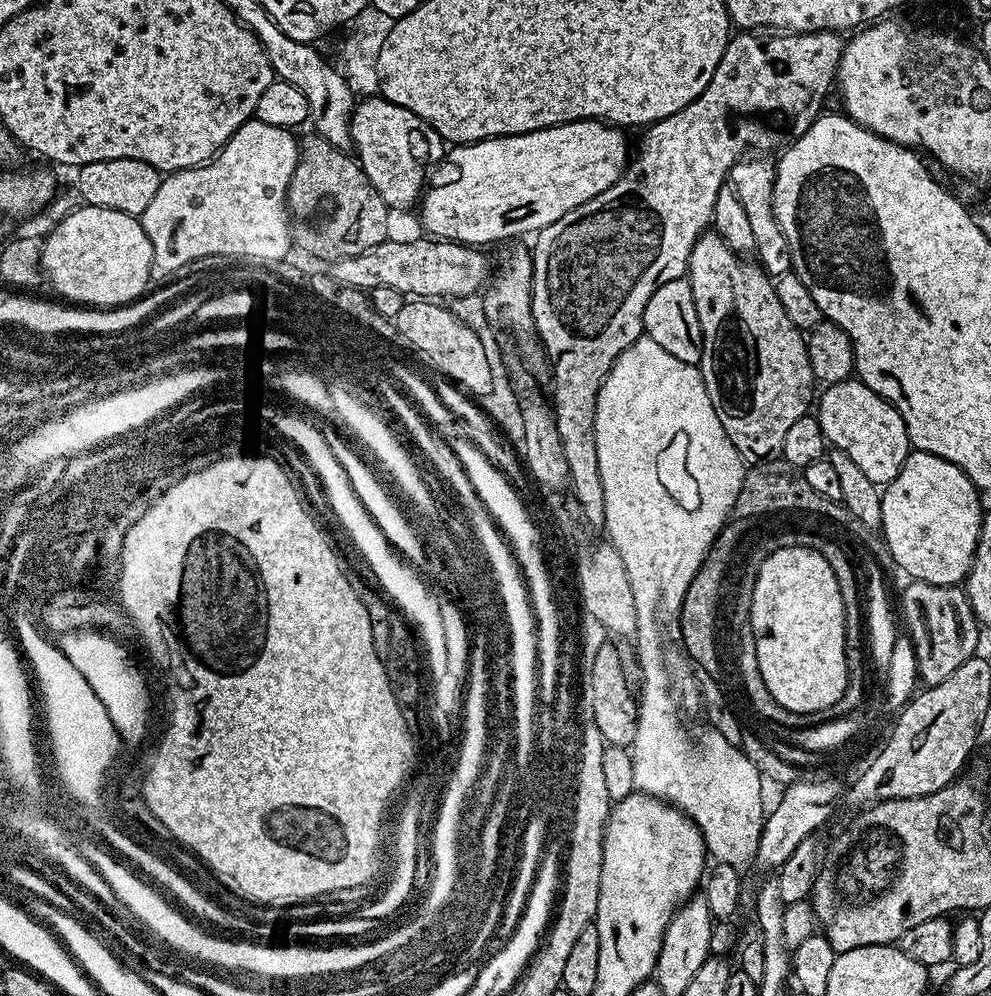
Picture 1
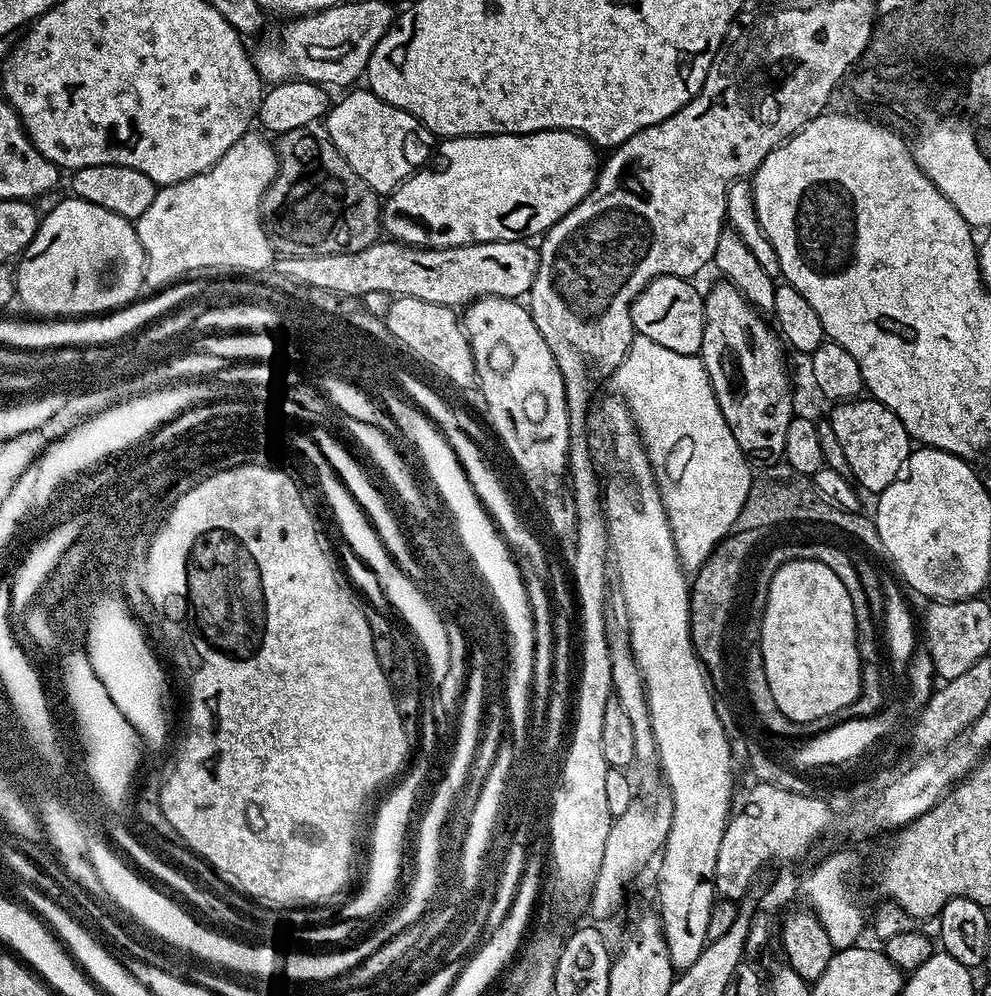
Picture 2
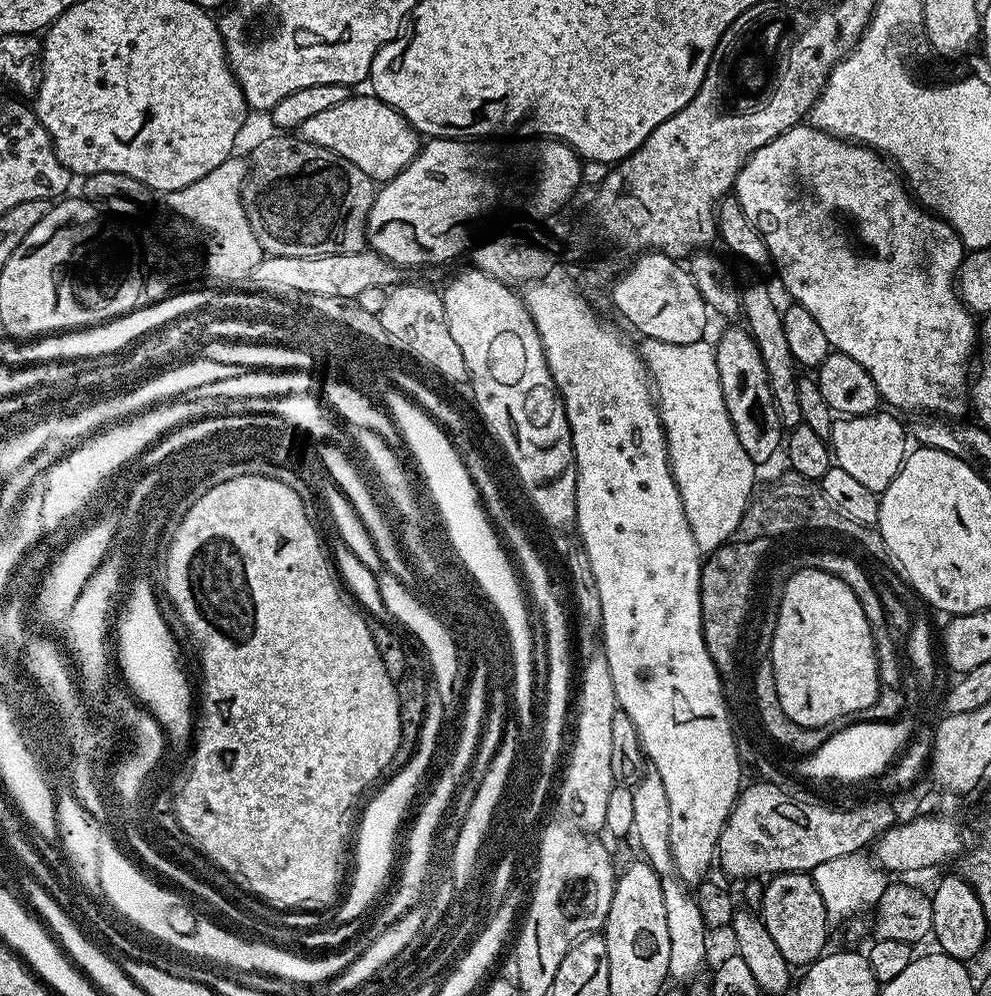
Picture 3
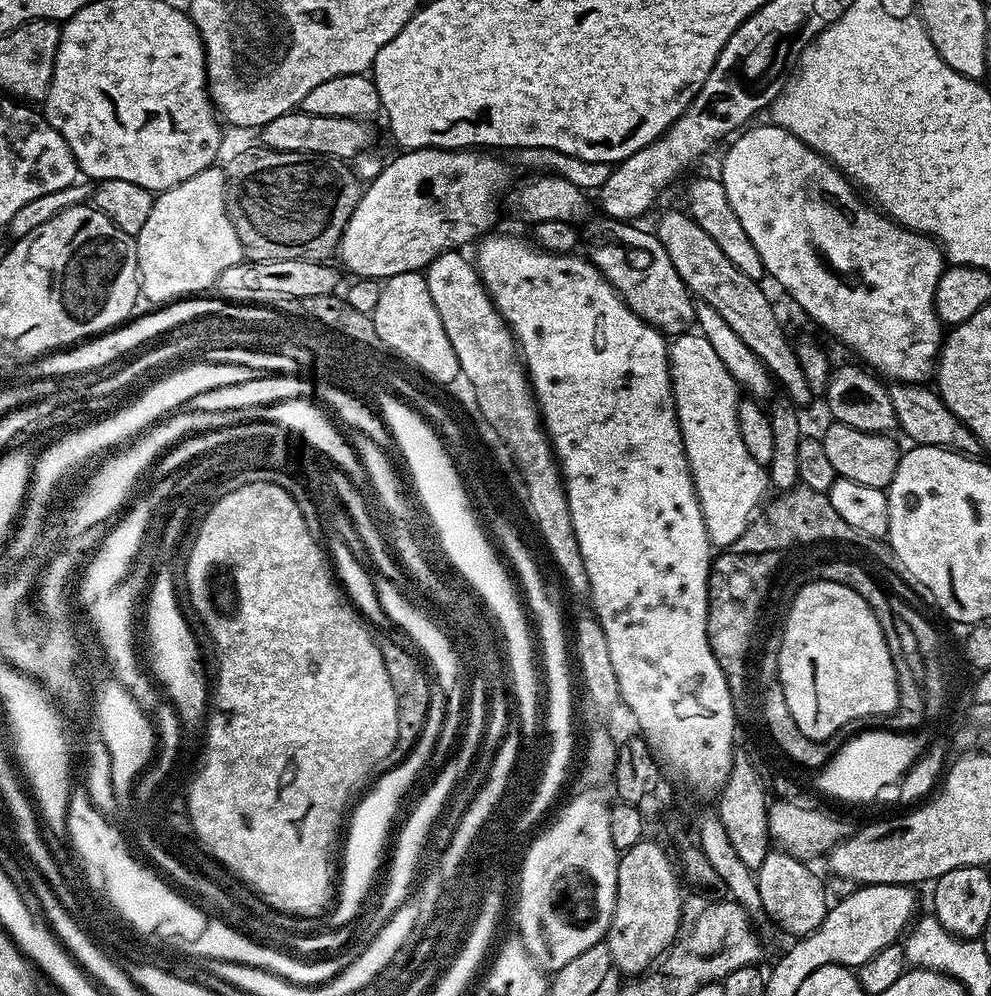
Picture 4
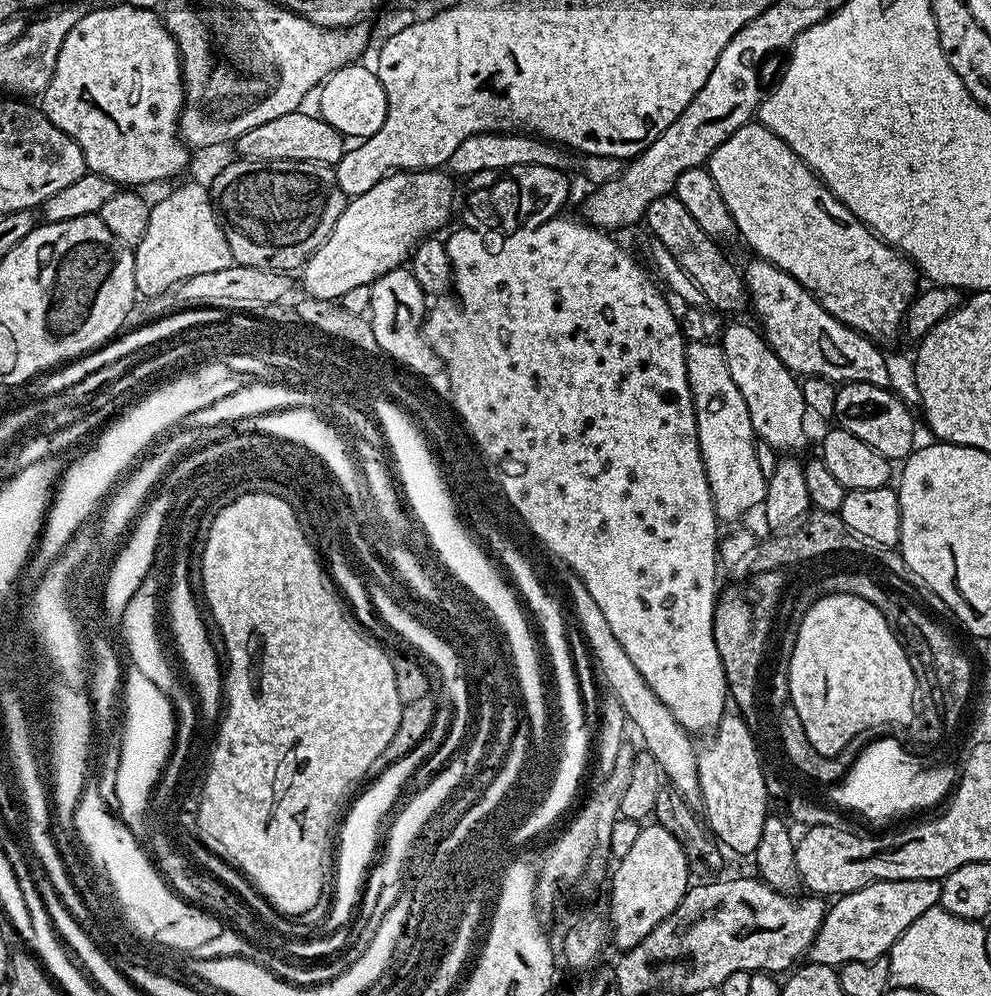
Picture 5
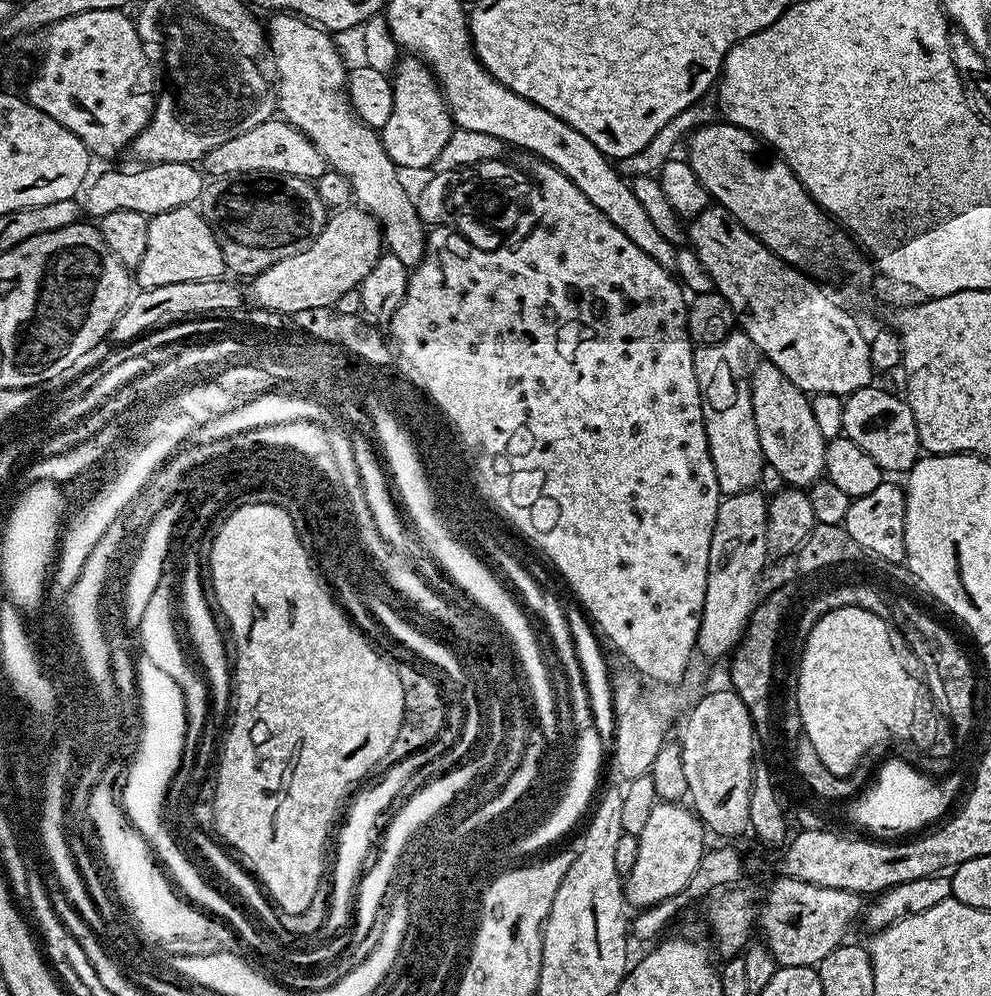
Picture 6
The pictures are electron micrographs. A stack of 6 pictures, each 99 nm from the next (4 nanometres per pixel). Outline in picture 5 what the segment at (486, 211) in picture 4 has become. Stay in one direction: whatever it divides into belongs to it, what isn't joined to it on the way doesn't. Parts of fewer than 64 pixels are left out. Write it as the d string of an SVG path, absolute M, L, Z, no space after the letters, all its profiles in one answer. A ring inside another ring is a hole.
M435 168L397 170L370 186L366 194L351 197L338 222L334 222L330 238L326 238L326 242L322 242L318 251L302 266L305 293L319 300L339 301L346 290L354 290L354 286L372 285L382 274L407 265L416 245L439 233L436 231L451 218L452 203L456 200L456 188L452 181L453 177L447 171Z

